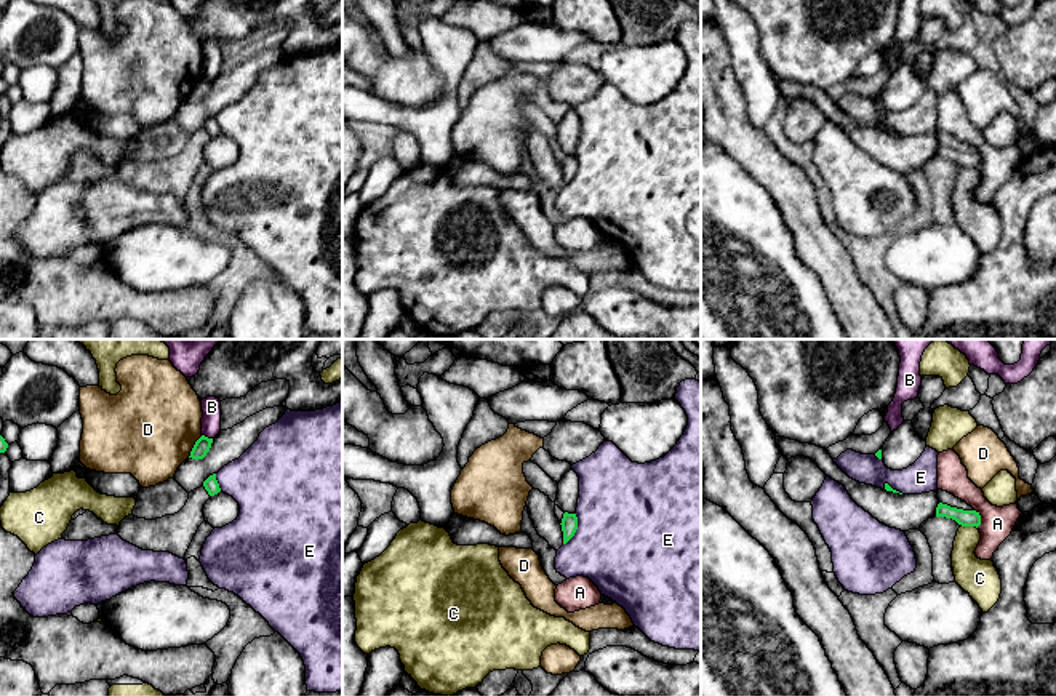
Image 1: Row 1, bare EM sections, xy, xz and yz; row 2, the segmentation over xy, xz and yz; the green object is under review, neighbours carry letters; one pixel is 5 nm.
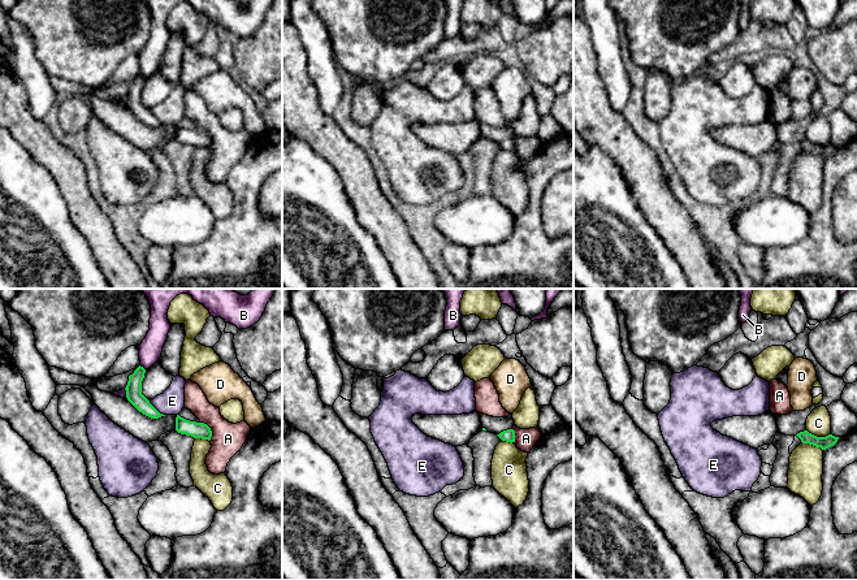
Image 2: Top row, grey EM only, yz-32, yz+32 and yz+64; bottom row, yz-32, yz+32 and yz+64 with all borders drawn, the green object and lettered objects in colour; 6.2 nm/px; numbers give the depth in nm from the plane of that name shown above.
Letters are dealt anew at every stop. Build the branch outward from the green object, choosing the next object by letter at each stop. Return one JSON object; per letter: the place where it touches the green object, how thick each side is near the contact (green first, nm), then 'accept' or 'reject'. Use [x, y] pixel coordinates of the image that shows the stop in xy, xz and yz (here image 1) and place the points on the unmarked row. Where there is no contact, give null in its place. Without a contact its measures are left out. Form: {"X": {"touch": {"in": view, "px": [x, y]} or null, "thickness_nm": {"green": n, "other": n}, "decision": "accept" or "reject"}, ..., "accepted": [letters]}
{"A": {"touch": {"in": "yz", "px": [980, 160]}, "thickness_nm": {"green": 80, "other": 160}, "decision": "reject"}, "B": {"touch": {"in": "xy", "px": [207, 79]}, "thickness_nm": {"green": 80, "other": 100}, "decision": "reject"}, "C": {"touch": {"in": "yz", "px": [968, 167]}, "thickness_nm": {"green": 80, "other": 180}, "decision": "reject"}, "D": {"touch": {"in": "xy", "px": [194, 88]}, "thickness_nm": {"green": 80, "other": 480}, "decision": "reject"}, "E": {"touch": {"in": "xz", "px": [576, 170]}, "thickness_nm": {"green": 80, "other": 500}, "decision": "reject"}, "accepted": []}

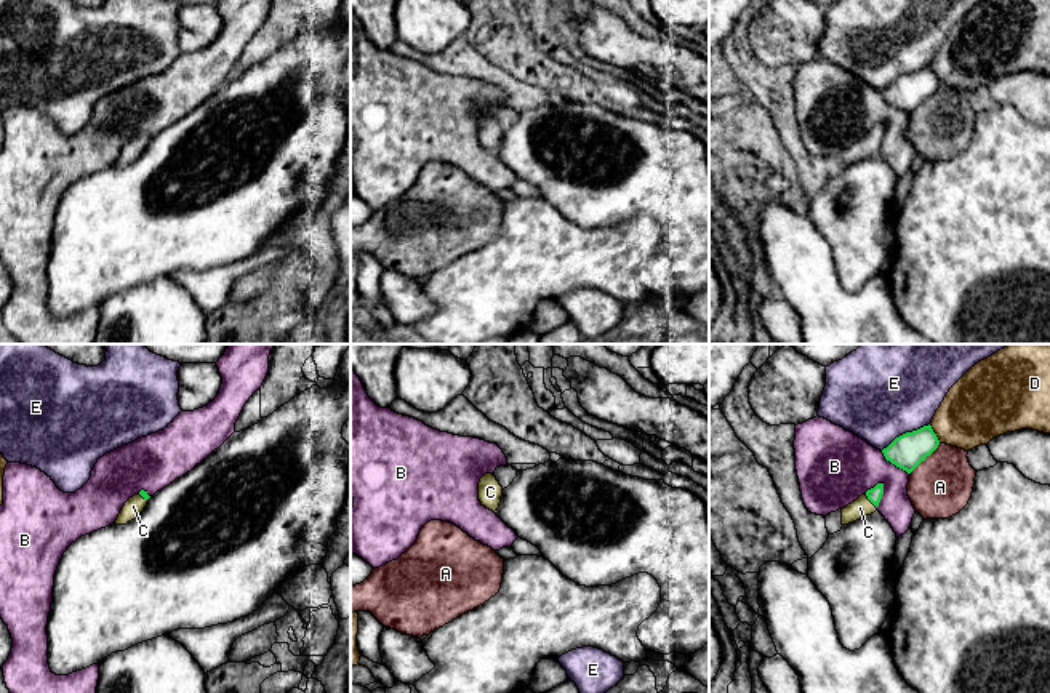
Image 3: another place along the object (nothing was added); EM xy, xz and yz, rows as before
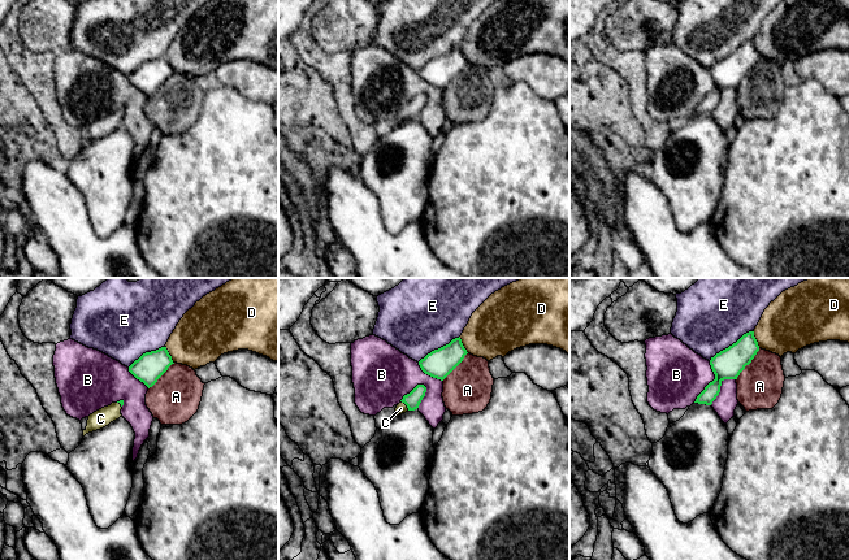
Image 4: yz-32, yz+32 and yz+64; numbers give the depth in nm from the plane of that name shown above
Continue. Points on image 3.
{"A": {"touch": {"in": "yz", "px": [924, 100]}, "thickness_nm": {"green": 180, "other": 320}, "decision": "reject"}, "B": {"touch": {"in": "yz", "px": [882, 135]}, "thickness_nm": {"green": 80, "other": 340}, "decision": "reject"}, "C": {"touch": {"in": "yz", "px": [869, 141]}, "thickness_nm": {"green": 80, "other": 90}, "decision": "accept"}, "D": {"touch": {"in": "yz", "px": [935, 76]}, "thickness_nm": {"green": 180, "other": 340}, "decision": "reject"}, "E": {"touch": {"in": "yz", "px": [906, 74]}, "thickness_nm": {"green": 180, "other": 420}, "decision": "reject"}, "accepted": ["C"]}

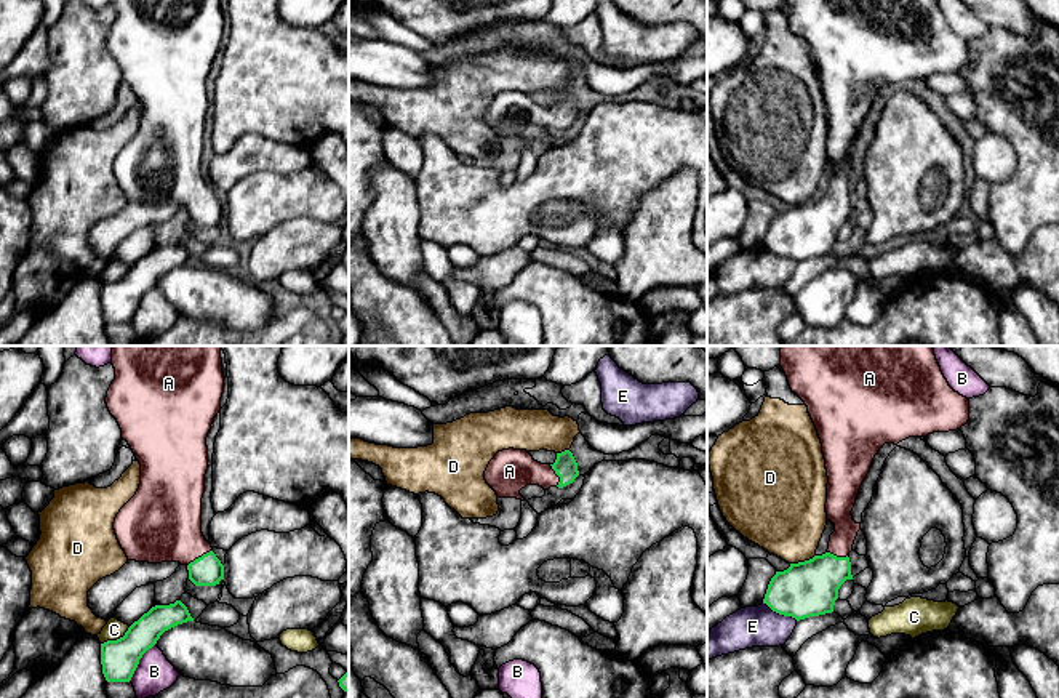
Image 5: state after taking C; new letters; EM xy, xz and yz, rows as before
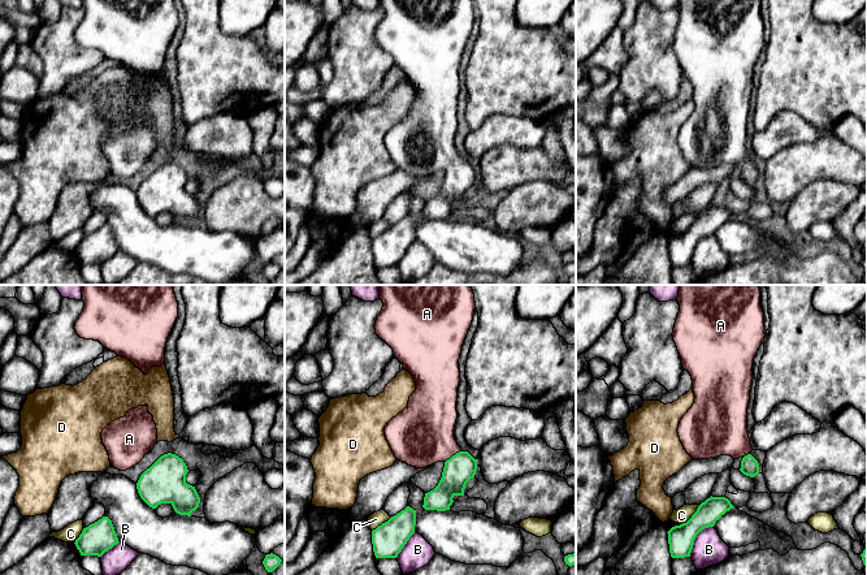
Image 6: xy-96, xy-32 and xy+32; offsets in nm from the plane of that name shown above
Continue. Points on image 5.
{"A": {"touch": {"in": "xy", "px": [199, 199]}, "thickness_nm": {"green": 160, "other": 380}, "decision": "accept"}, "B": {"touch": {"in": "xy", "px": [138, 304]}, "thickness_nm": {"green": 190, "other": 190}, "decision": "reject"}, "C": {"touch": {"in": "xy", "px": [117, 280]}, "thickness_nm": {"green": 190, "other": 100}, "decision": "reject"}, "D": {"touch": {"in": "yz", "px": [802, 204]}, "thickness_nm": {"green": 280, "other": 400}, "decision": "reject"}, "E": {"touch": {"in": "yz", "px": [781, 255]}, "thickness_nm": {"green": 280, "other": 200}, "decision": "reject"}, "accepted": ["A"]}

